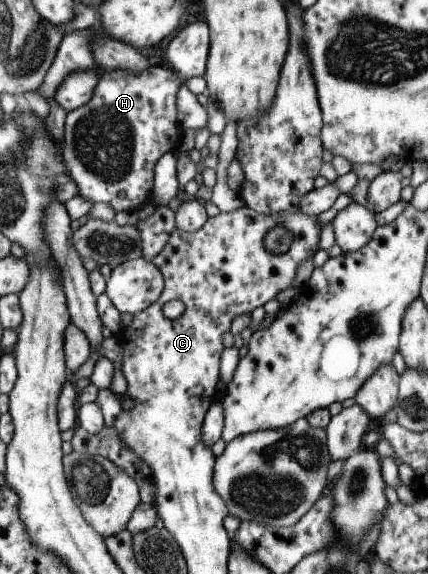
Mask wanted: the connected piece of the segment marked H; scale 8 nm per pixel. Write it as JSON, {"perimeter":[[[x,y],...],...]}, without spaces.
{"perimeter":[[[149,66],[143,73],[139,75],[133,75],[129,71],[109,71],[109,73],[103,73],[98,77],[97,85],[93,87],[93,94],[91,99],[81,105],[73,111],[66,113],[63,125],[63,141],[61,143],[61,163],[65,167],[64,177],[73,181],[77,185],[77,196],[81,197],[87,202],[91,203],[106,203],[109,204],[113,211],[116,212],[135,212],[141,206],[149,201],[151,195],[151,187],[153,186],[153,175],[155,163],[167,152],[176,152],[180,149],[180,143],[182,142],[183,132],[180,130],[177,119],[177,111],[175,109],[176,94],[178,87],[184,83],[183,78],[179,78],[179,75],[173,73],[171,69],[167,69],[166,66]]]}

